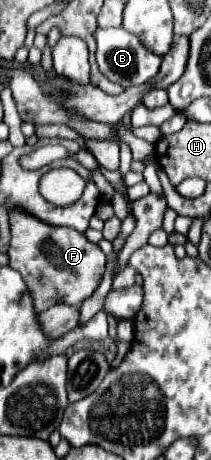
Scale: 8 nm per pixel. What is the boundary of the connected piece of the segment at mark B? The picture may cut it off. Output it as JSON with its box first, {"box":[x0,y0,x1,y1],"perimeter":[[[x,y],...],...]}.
{"box":[94,28,162,88],"perimeter":[[[98,28],[94,32],[94,40],[96,40],[96,46],[98,46],[96,62],[98,62],[100,72],[106,74],[106,78],[110,82],[120,84],[122,88],[146,84],[160,70],[162,58],[158,54],[154,54],[152,50],[148,50],[134,34],[130,34],[124,28]]]}

